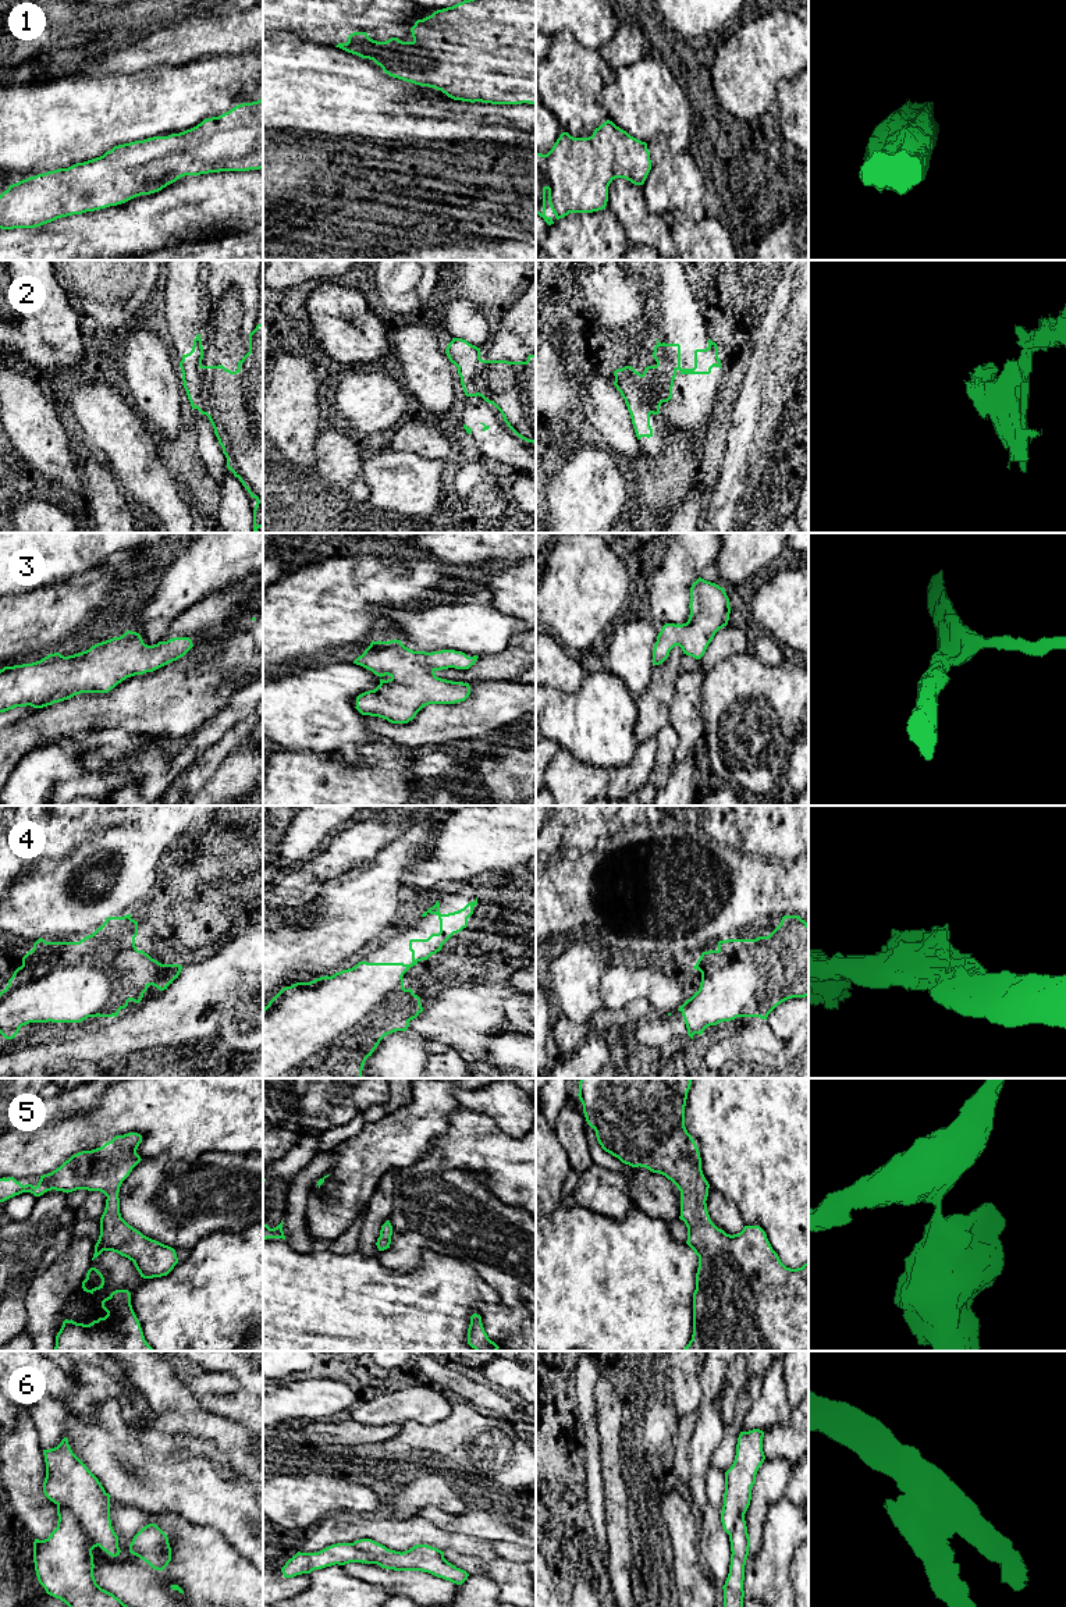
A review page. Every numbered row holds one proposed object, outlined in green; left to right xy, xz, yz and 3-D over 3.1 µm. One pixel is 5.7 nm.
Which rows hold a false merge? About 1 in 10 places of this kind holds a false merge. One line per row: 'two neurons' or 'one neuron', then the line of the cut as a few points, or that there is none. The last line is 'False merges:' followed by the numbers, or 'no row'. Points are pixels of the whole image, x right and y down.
1: one neuron | no cut
2: two neurons | yz (656, 365), (653, 384), (658, 395), (654, 400)
3: one neuron | no cut
4: one neuron | no cut
5: one neuron | no cut
6: two neurons | xy (57, 1504), (66, 1506), (82, 1529), (98, 1545)
False merges: 2, 6

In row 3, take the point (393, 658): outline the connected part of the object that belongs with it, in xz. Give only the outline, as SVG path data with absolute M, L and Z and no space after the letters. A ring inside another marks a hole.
M401 640L372 641L370 646L359 655L353 664L360 665L380 679L380 685L374 690L365 691L356 697L356 710L362 715L379 717L391 723L408 723L416 714L429 704L455 704L465 701L470 694L469 683L452 682L436 676L436 671L455 668L469 669L477 661L477 655L468 657L462 651L413 651L405 647Z

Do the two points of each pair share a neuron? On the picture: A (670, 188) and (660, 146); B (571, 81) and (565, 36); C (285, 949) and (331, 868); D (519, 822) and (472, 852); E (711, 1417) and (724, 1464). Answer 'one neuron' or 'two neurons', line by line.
A: one neuron
B: one neuron
C: two neurons
D: one neuron
E: two neurons

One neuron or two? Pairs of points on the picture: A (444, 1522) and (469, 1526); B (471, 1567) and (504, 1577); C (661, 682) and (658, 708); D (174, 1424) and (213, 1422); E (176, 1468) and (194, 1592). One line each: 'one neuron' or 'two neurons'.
A: one neuron
B: one neuron
C: one neuron
D: one neuron
E: two neurons

